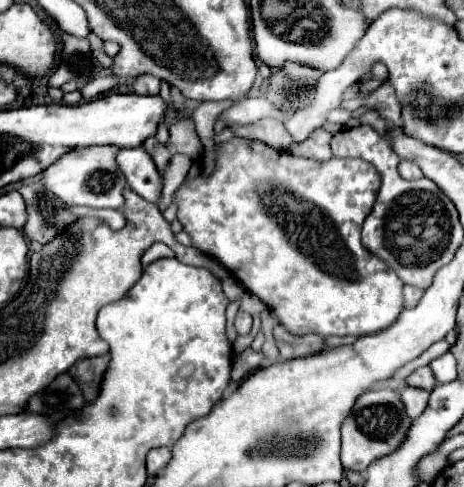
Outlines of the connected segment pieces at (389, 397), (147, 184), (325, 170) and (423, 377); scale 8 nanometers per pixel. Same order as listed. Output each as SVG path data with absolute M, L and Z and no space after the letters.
M382 387L362 393L362 397L358 397L354 407L346 415L346 421L342 421L340 459L344 469L364 471L372 461L392 453L402 443L408 427L410 427L410 419L404 413L404 407L396 397L394 389Z
M120 149L116 153L116 163L122 169L122 173L126 175L128 185L142 195L148 201L156 201L160 195L160 175L156 171L154 161L150 159L150 155L142 149Z
M232 139L228 143L220 143L214 147L216 151L216 169L210 177L196 177L192 183L180 187L174 195L178 205L178 219L184 225L184 231L192 237L194 247L198 247L202 253L218 259L252 295L256 295L260 301L264 301L280 319L280 323L286 327L288 333L294 335L306 335L306 333L318 333L322 337L330 335L374 335L382 329L388 329L394 325L398 315L404 309L404 297L402 297L402 281L398 281L396 273L382 263L382 259L370 255L362 243L360 243L360 229L364 223L364 217L372 211L372 205L376 201L378 189L380 189L380 175L376 169L362 161L362 159L336 159L330 161L314 161L314 159L302 159L288 155L286 151L278 151L274 147L268 147L260 141L248 141L248 139Z
M420 367L408 377L408 385L424 389L424 391L430 391L430 389L434 389L438 385L438 381L436 381L436 377L434 377L430 367Z

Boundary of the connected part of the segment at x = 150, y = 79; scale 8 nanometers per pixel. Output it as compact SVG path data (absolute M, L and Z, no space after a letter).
M140 75L134 81L134 91L138 95L158 95L160 93L160 79L154 75Z

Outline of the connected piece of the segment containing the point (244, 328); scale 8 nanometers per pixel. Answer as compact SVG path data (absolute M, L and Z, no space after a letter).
M238 311L236 315L236 331L238 335L246 335L252 327L252 317L246 313L246 311Z

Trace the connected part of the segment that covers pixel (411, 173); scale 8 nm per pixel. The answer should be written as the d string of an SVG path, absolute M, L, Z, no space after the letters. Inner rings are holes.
M400 161L398 173L400 173L404 179L420 179L420 177L422 177L420 167L414 165L414 163L410 163L410 161Z

